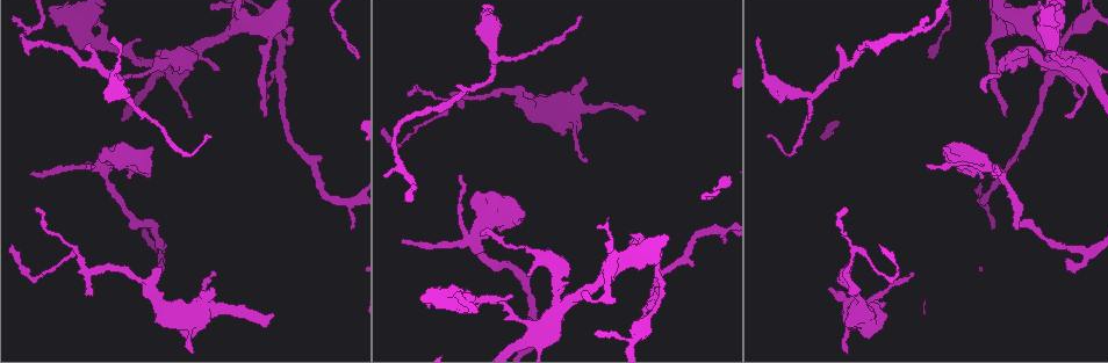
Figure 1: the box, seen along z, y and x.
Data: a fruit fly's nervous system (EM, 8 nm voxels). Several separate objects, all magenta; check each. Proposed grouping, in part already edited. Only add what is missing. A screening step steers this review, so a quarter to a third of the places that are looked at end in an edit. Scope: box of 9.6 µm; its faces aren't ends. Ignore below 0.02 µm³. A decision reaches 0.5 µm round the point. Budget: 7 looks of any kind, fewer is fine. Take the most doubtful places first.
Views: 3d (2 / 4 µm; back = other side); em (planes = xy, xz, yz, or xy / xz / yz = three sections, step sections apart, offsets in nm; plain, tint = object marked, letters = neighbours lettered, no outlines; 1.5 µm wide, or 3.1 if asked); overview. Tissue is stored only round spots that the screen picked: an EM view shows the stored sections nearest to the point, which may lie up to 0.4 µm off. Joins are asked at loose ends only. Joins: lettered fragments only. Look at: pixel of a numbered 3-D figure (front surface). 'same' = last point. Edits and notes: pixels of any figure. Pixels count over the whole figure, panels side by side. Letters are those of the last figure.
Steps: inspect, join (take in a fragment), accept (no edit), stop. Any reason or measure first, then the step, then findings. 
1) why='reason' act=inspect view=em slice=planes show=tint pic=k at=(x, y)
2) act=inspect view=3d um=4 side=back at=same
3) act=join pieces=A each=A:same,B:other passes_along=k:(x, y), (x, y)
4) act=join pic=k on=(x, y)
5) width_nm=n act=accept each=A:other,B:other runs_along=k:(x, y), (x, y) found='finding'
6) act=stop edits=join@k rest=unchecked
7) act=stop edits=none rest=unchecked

why='thin end' act=inspect view=em slice=xy step=4 show=letters pic=1 at=(1006, 117)

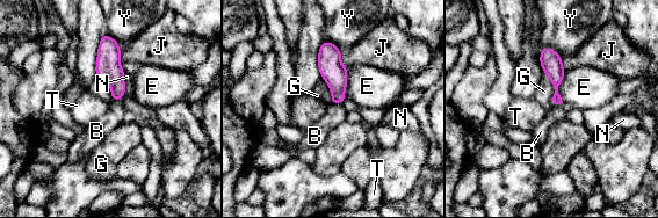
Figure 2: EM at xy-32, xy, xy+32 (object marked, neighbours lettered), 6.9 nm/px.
longest_contact=G:260nm act=join pieces=B each=B:same,E:other,G:other,J:other,N:other,T:other,Y:other found='it goes on there'

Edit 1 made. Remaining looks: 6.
why='an open end' act=inspect view=em slice=planes show=letters pic=1 at=(581, 79)

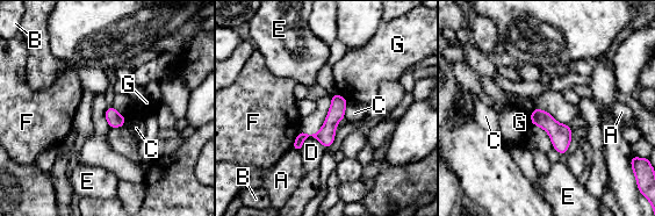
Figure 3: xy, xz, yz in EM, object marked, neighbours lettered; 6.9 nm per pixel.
width_nm=110 longest_contact=D:180nm act=accept each=A:other,B:other,C:other,D:other,E:other,F:other,G:other found='none of them fits'

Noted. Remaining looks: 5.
why='end of a long branch' act=inspect view=em slice=xz step=8 show=tint pic=1 at=(208, 135)

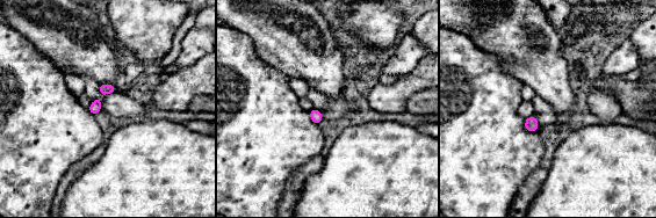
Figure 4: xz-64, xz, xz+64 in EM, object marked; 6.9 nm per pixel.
why='cut it another way' act=inspect view=em slice=planes show=letters at=same

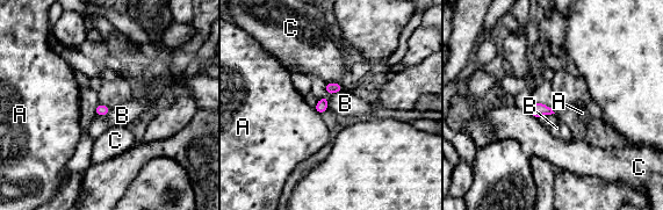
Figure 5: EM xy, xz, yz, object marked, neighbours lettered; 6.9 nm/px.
longest_contact=B:130nm act=accept each=A:other,B:other,C:other border=5:(112, 109), (105, 115), (95, 115) found='no lettered fragment goes on from it'

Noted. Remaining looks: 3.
act=stop edits=join@2 rest=unchecked

